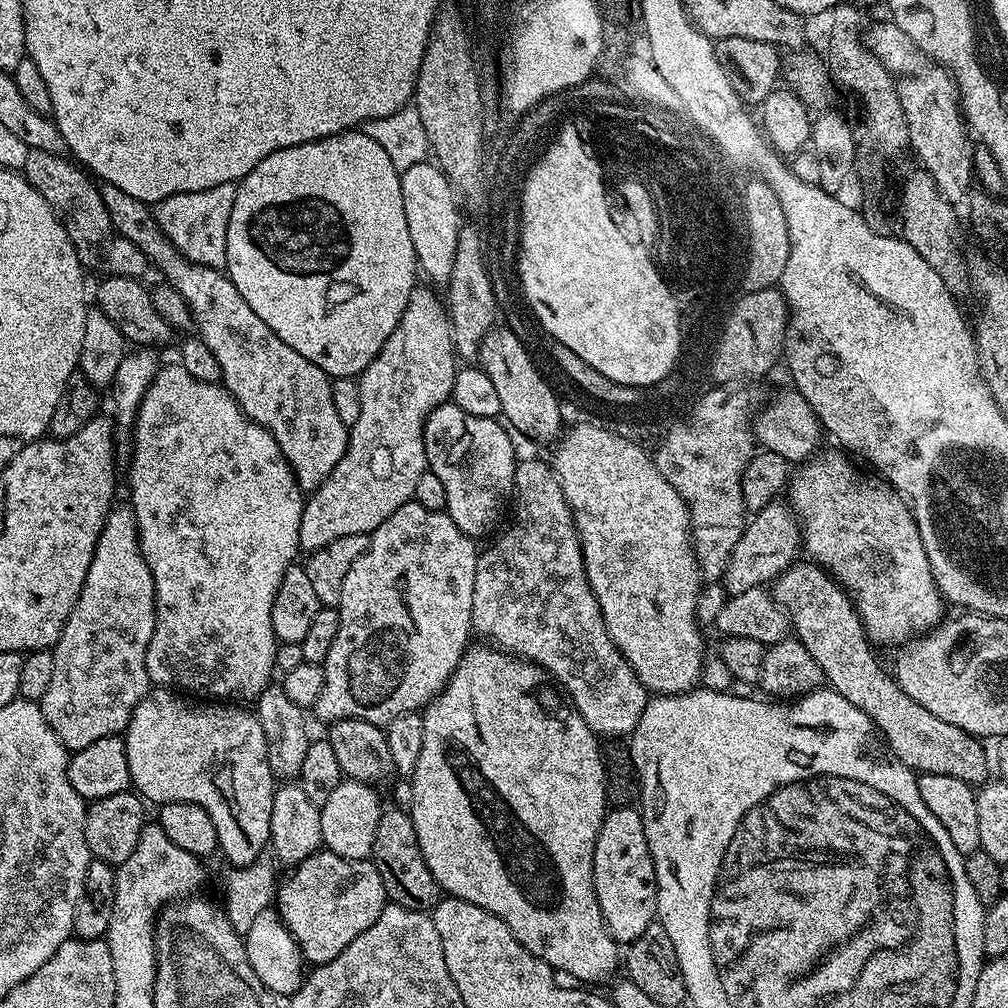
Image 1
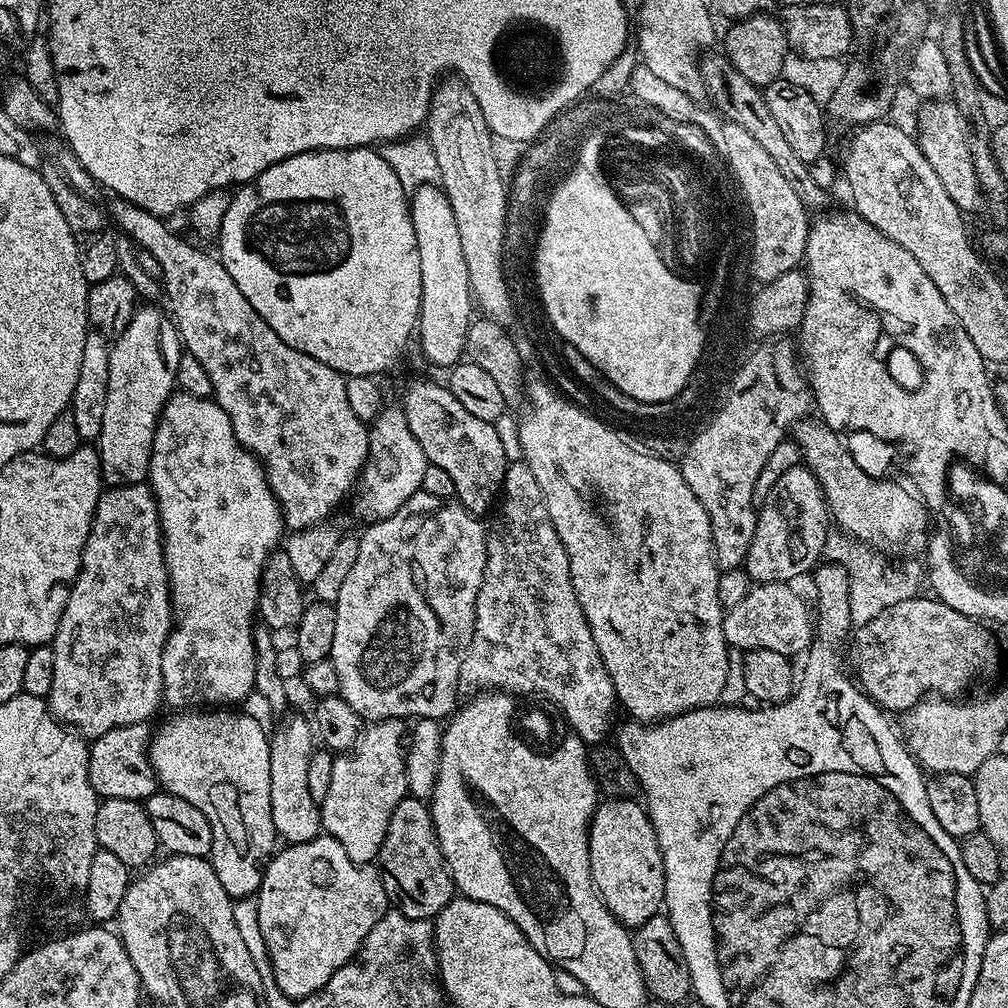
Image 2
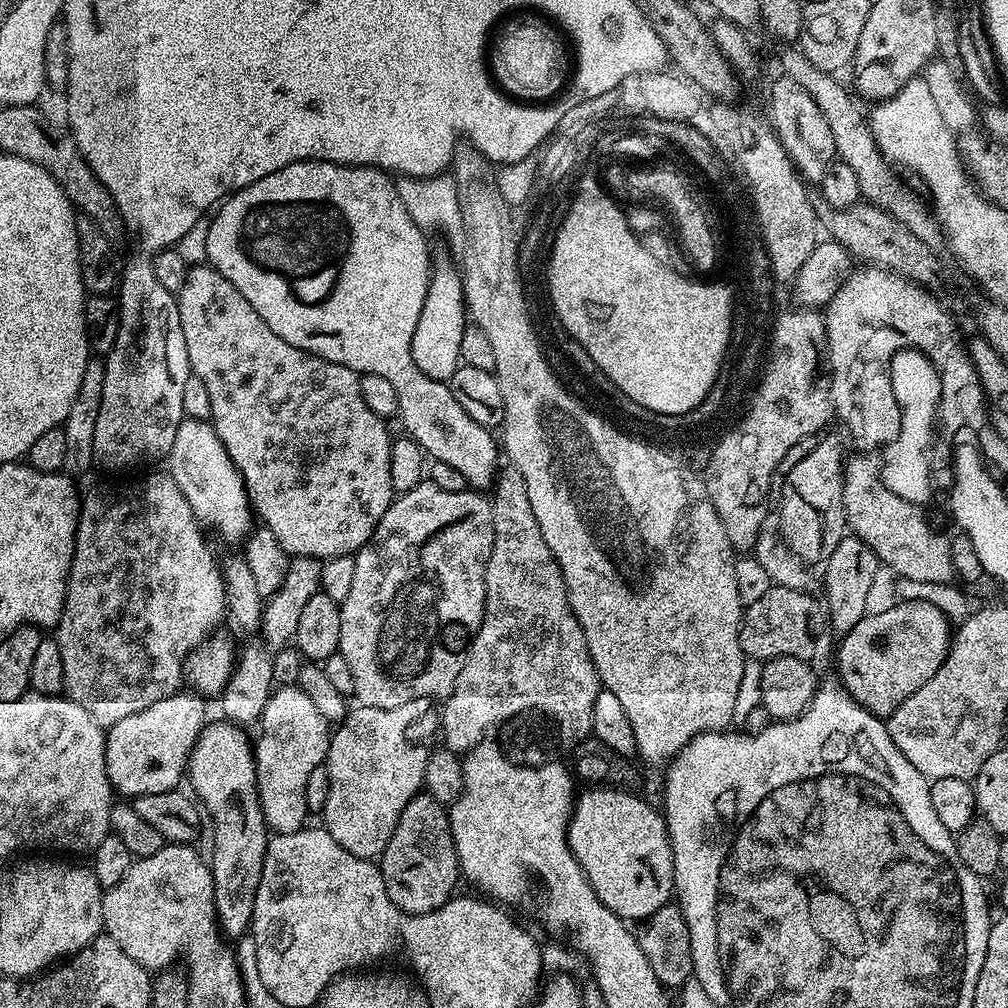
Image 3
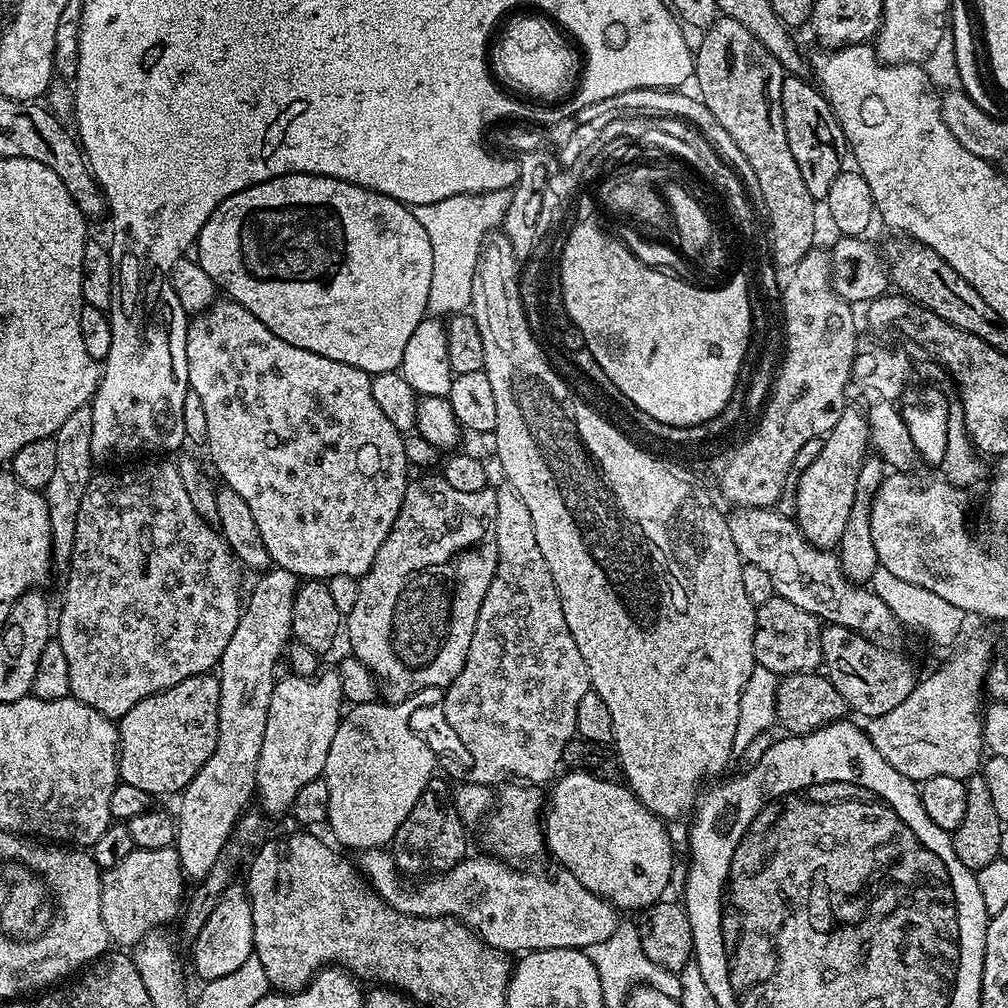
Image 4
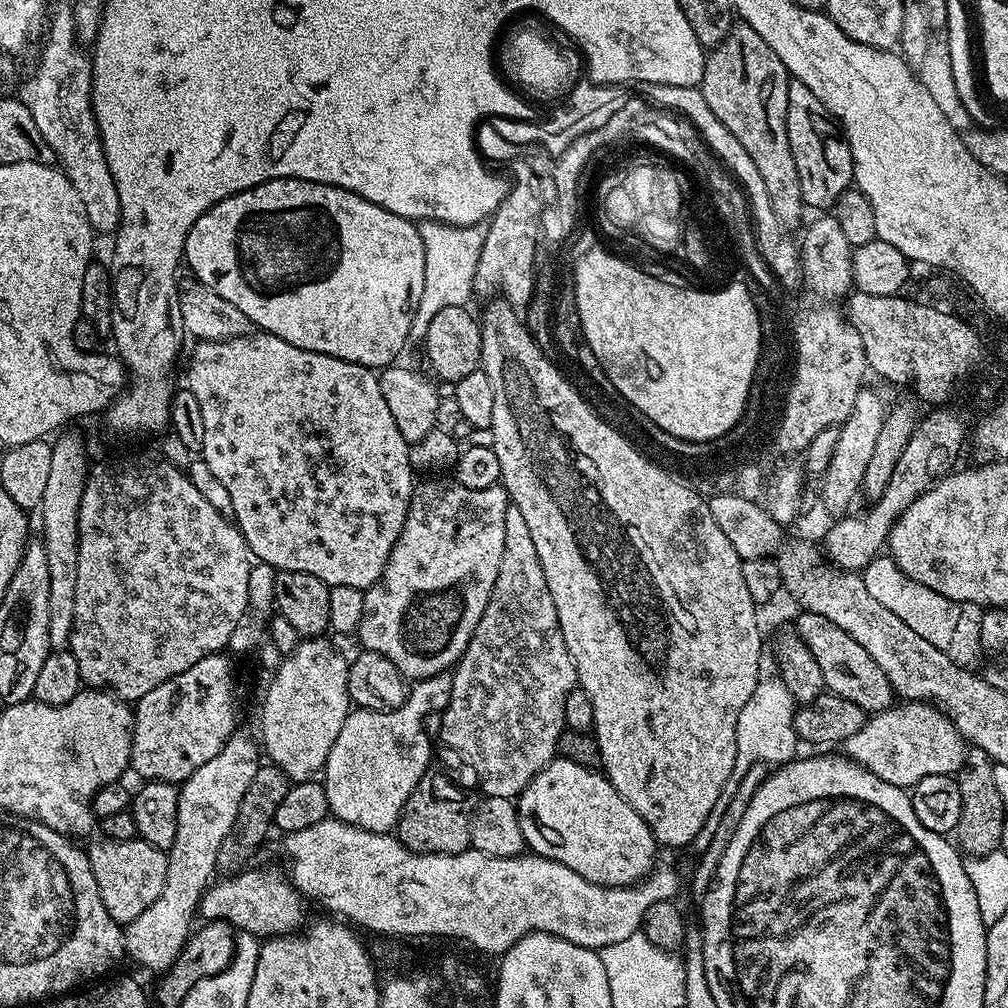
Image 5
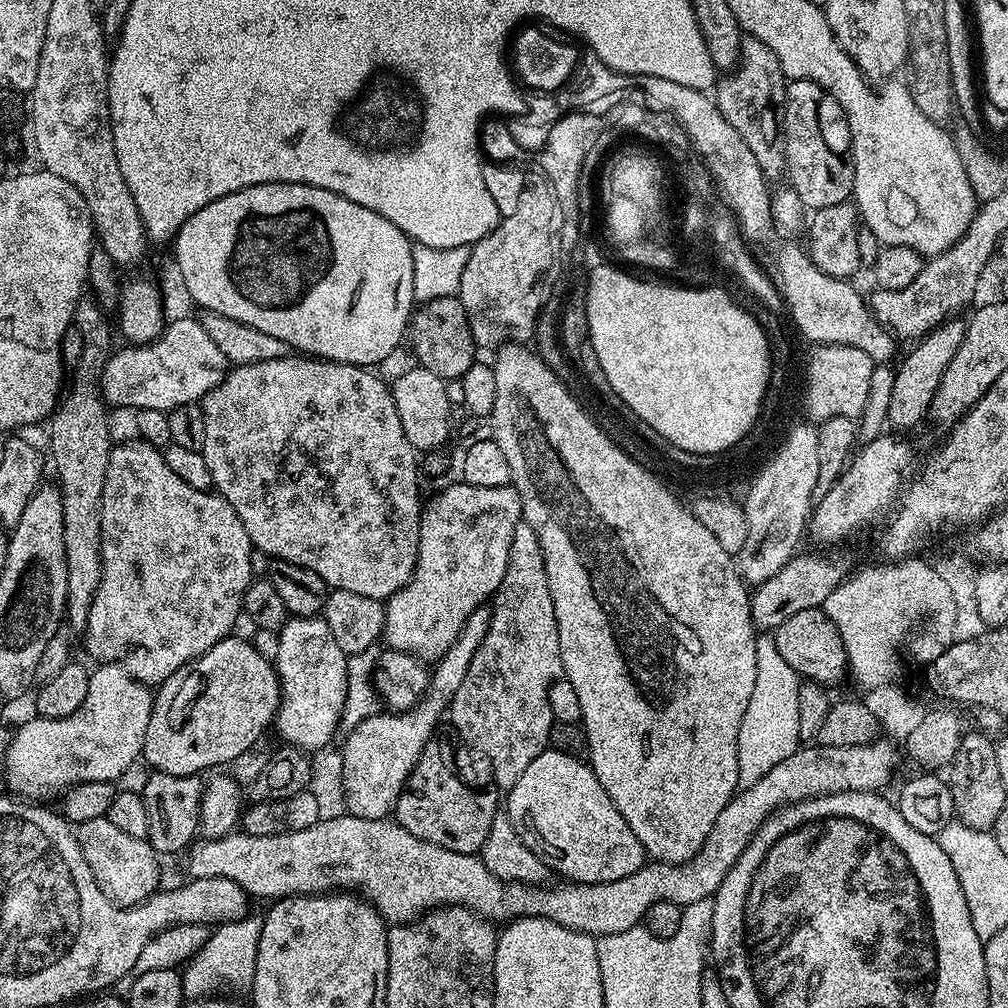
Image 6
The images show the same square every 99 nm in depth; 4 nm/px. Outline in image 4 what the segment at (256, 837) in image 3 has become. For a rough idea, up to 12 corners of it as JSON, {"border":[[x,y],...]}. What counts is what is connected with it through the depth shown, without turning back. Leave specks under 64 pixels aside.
{"border":[[233,882],[190,946],[204,982],[254,954],[248,889]]}

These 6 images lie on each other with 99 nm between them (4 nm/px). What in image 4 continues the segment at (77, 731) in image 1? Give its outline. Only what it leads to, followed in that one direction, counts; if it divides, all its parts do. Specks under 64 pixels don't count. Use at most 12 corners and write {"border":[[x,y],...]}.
{"border":[[175,463],[93,475],[60,617],[118,722],[211,673],[237,561]]}

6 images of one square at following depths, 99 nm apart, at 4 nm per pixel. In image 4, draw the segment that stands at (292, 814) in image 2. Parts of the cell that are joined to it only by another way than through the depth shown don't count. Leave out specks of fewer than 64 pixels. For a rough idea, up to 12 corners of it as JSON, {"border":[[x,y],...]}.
{"border":[[339,671],[277,679],[255,795],[287,813],[323,777]]}

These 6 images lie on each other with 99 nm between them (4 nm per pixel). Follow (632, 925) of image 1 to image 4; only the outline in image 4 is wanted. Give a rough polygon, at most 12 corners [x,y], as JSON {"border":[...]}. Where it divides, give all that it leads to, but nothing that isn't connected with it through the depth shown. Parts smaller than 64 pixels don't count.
{"border":[[565,771],[547,851],[613,908],[655,904],[672,840],[616,780]]}

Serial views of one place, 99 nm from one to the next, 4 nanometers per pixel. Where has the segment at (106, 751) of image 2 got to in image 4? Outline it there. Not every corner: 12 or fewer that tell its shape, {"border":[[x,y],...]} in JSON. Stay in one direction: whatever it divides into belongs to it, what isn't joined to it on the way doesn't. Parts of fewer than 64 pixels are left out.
{"border":[[215,675],[118,721],[120,780],[179,794],[218,742]]}

